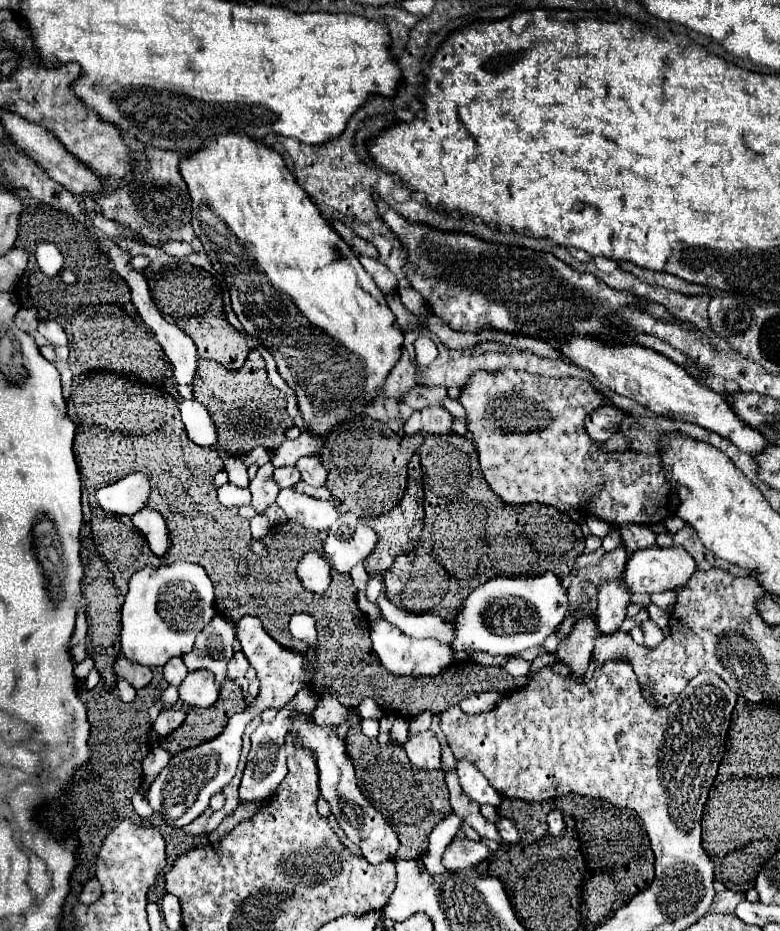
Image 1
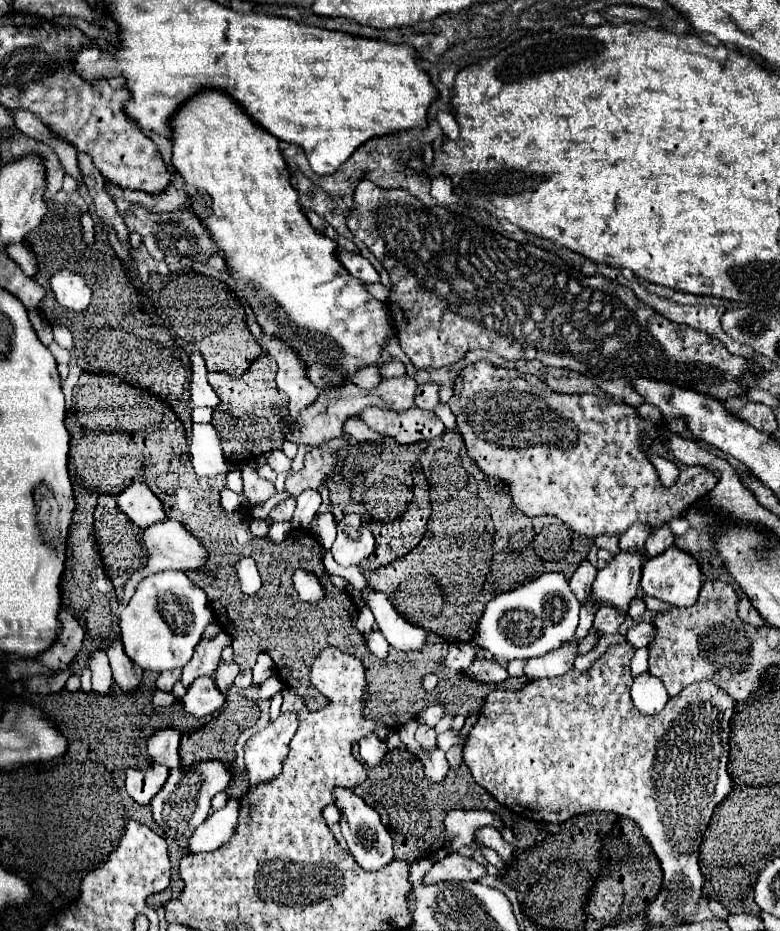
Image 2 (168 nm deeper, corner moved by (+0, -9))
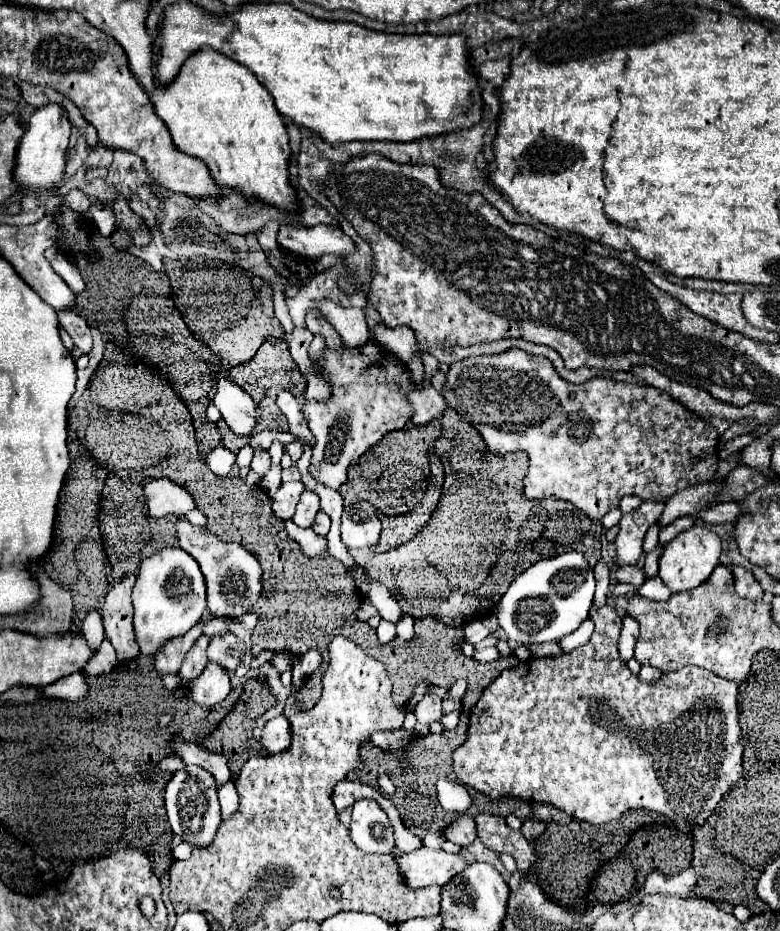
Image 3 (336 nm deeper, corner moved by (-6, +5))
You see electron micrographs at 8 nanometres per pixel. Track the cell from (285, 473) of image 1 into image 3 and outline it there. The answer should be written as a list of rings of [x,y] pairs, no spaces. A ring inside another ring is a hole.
[[[366,341],[358,349],[338,349],[328,351],[324,349],[320,355],[312,357],[312,363],[320,371],[320,375],[328,381],[332,393],[328,401],[314,401],[304,399],[302,401],[302,415],[310,427],[310,431],[316,437],[316,445],[312,447],[312,465],[310,473],[324,483],[330,489],[340,489],[342,483],[348,479],[346,471],[348,467],[360,459],[362,453],[366,453],[374,443],[378,443],[386,433],[404,429],[406,423],[412,419],[414,409],[408,403],[408,393],[414,391],[414,381],[410,377],[410,371],[406,369],[406,363],[392,355],[386,347],[382,347],[376,341]]]

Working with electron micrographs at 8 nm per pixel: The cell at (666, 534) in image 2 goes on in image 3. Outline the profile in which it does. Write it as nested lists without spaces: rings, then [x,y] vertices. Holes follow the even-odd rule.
[[[654,525],[654,527],[650,527],[650,531],[646,533],[646,537],[644,537],[644,545],[642,545],[644,553],[650,553],[650,551],[658,545],[658,531],[660,531],[660,525]]]

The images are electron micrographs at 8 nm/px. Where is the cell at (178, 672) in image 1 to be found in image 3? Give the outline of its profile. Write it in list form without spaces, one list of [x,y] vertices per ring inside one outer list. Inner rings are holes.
[[[198,623],[196,627],[192,627],[188,633],[180,635],[180,637],[172,637],[170,641],[166,641],[156,653],[154,653],[154,667],[160,675],[174,675],[180,665],[182,659],[186,655],[186,651],[190,649],[190,645],[202,635],[202,623]]]

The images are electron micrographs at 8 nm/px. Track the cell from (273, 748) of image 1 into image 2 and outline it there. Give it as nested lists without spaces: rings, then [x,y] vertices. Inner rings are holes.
[[[282,713],[266,729],[252,735],[244,745],[244,763],[250,787],[268,783],[282,773],[282,763],[288,755],[288,743],[298,729],[298,713]]]

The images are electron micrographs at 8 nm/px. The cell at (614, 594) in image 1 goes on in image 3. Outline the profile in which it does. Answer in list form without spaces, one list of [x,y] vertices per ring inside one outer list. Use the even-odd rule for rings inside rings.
[[[646,501],[638,509],[626,513],[620,521],[620,533],[616,537],[618,547],[618,563],[620,565],[636,565],[642,555],[642,541],[646,531],[658,523],[662,515],[664,503]]]

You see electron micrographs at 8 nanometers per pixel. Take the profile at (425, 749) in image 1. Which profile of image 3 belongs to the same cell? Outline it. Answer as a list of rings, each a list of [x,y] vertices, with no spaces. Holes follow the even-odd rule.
[[[426,695],[418,707],[416,707],[416,717],[418,717],[418,723],[422,725],[430,725],[434,721],[440,721],[442,717],[442,707],[440,707],[442,699],[438,695]]]

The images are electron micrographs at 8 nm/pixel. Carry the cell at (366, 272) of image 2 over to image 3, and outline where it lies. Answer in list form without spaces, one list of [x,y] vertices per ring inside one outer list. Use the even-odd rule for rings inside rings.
[[[280,225],[278,241],[288,251],[302,257],[320,257],[324,253],[354,253],[354,243],[350,241],[350,237],[346,237],[344,231],[334,225]]]

